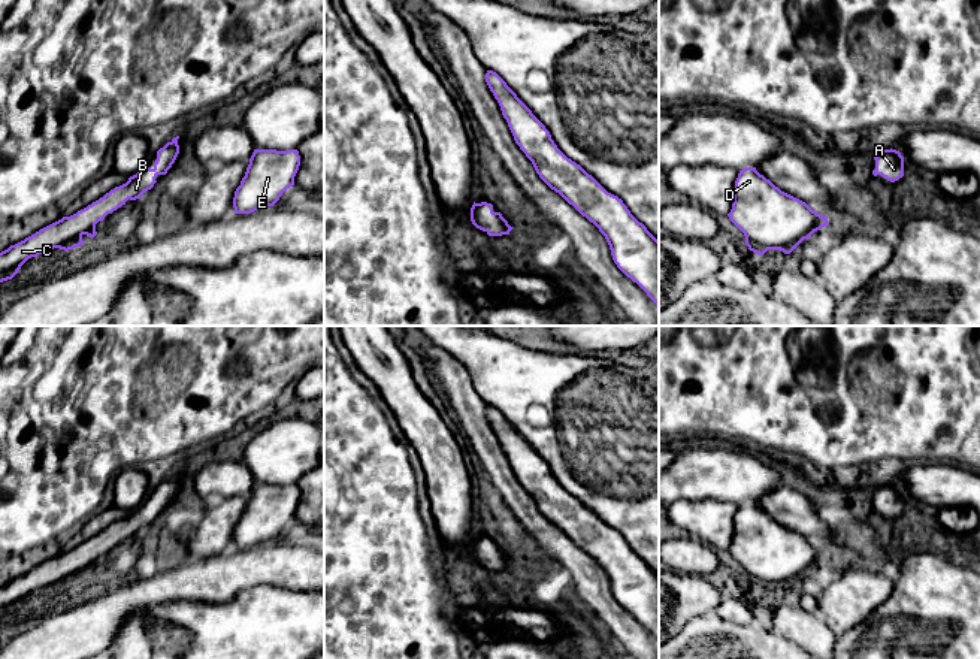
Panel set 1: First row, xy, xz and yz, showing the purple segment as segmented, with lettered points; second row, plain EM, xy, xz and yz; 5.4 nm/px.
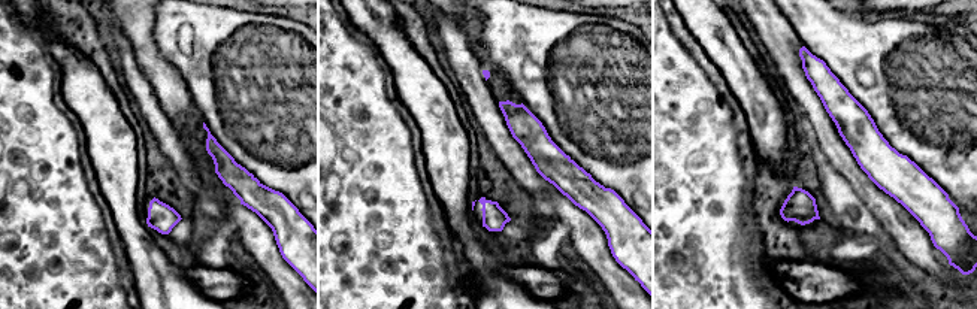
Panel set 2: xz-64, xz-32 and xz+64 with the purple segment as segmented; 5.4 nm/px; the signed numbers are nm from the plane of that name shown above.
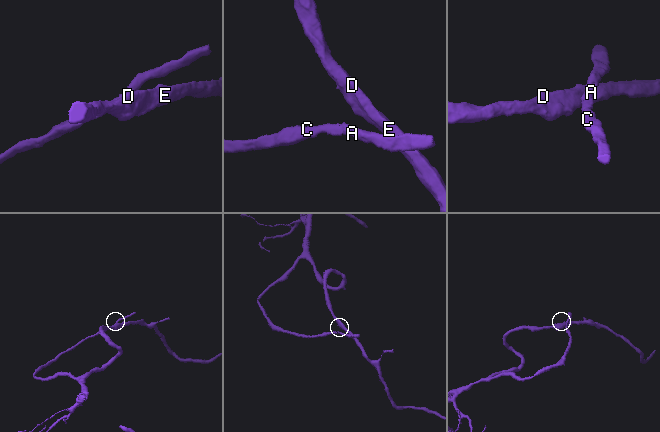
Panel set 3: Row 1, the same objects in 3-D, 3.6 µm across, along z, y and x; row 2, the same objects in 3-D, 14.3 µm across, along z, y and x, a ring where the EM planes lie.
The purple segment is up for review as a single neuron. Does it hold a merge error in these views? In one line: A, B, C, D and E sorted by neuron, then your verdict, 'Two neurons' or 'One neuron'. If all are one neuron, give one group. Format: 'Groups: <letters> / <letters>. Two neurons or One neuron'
Groups: A B C D E. One neuron

